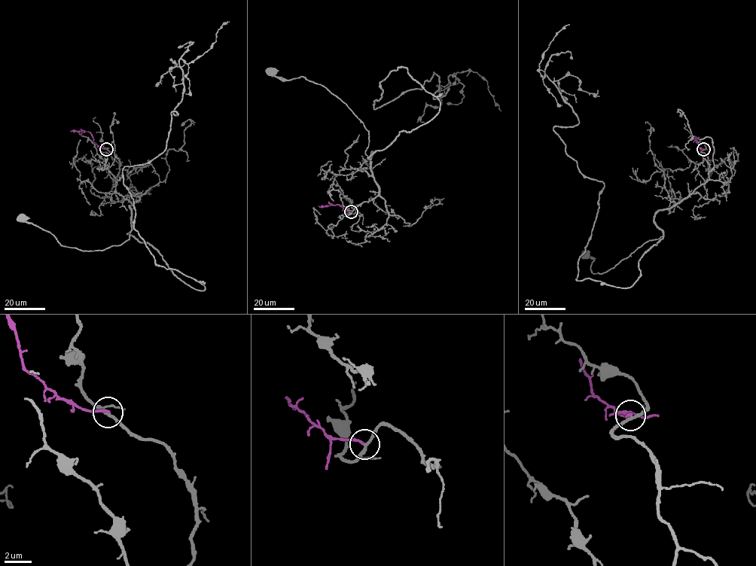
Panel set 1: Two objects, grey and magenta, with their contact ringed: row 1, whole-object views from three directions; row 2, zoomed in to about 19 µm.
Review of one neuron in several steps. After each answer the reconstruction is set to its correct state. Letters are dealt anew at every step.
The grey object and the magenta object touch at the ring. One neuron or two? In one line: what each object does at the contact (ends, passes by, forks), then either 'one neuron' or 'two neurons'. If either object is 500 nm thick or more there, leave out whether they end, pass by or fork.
grey passes by; magenta ends there; one neuron

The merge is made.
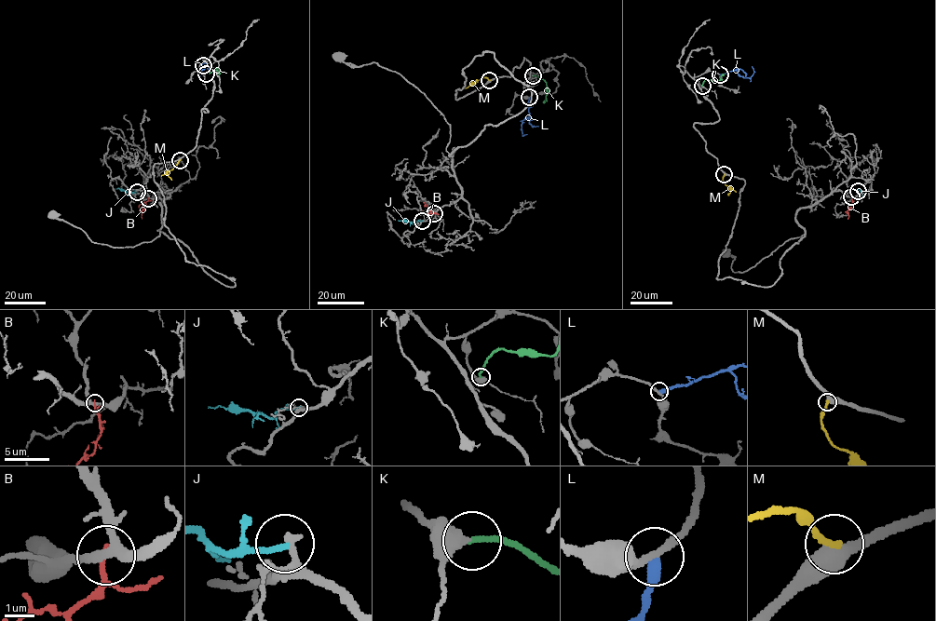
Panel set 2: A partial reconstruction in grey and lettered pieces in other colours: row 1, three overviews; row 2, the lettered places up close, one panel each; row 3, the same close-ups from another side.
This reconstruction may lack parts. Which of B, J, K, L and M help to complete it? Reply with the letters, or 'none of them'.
K

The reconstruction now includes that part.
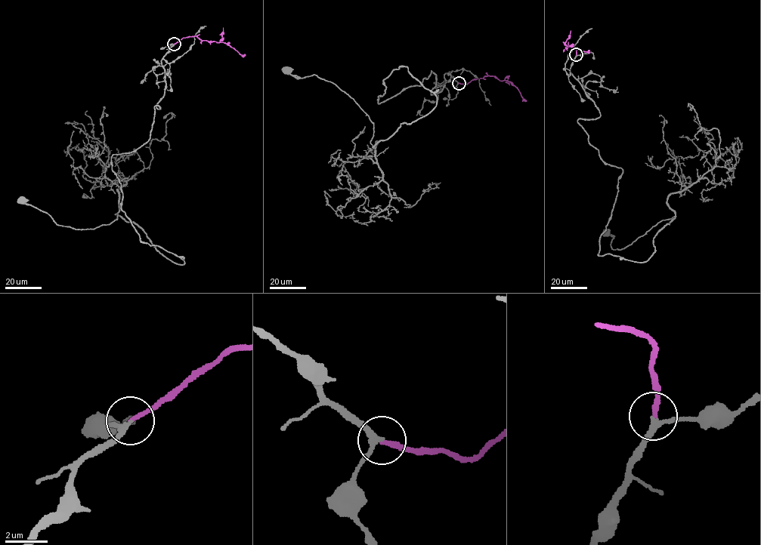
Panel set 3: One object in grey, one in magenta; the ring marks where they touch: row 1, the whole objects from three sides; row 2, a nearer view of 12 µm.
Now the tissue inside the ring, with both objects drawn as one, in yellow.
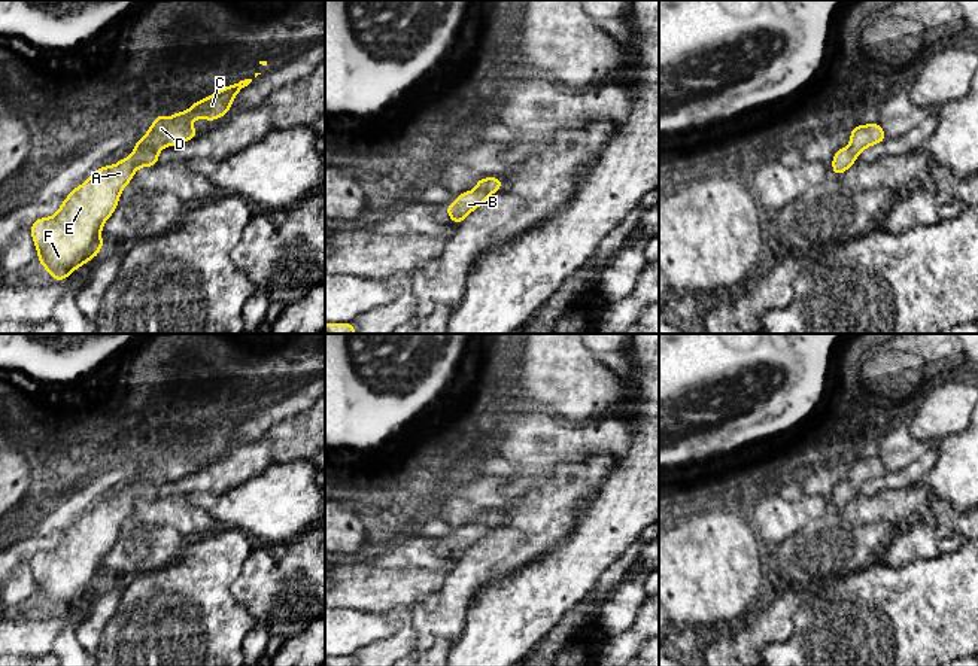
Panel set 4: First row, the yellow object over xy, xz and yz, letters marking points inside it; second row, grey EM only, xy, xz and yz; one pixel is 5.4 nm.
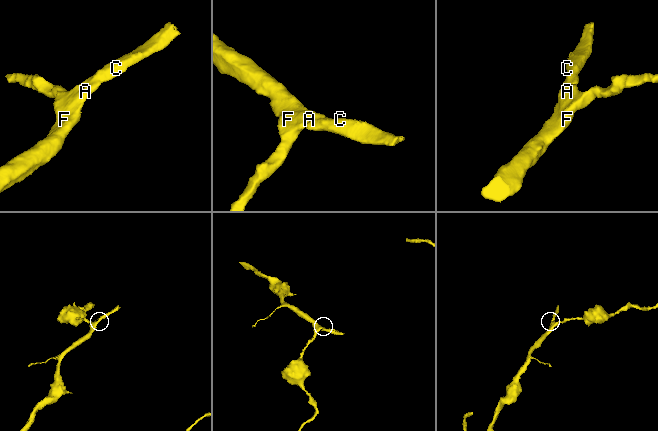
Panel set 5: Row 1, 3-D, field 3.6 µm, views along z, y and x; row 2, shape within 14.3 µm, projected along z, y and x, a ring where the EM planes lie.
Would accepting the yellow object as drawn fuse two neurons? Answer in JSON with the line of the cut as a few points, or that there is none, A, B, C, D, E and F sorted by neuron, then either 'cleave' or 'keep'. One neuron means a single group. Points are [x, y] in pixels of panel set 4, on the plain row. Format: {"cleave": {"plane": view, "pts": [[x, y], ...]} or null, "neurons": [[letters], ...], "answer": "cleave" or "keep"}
{"cleave": null, "neurons": [["A", "B", "C", "D", "E", "F"]], "answer": "keep"}

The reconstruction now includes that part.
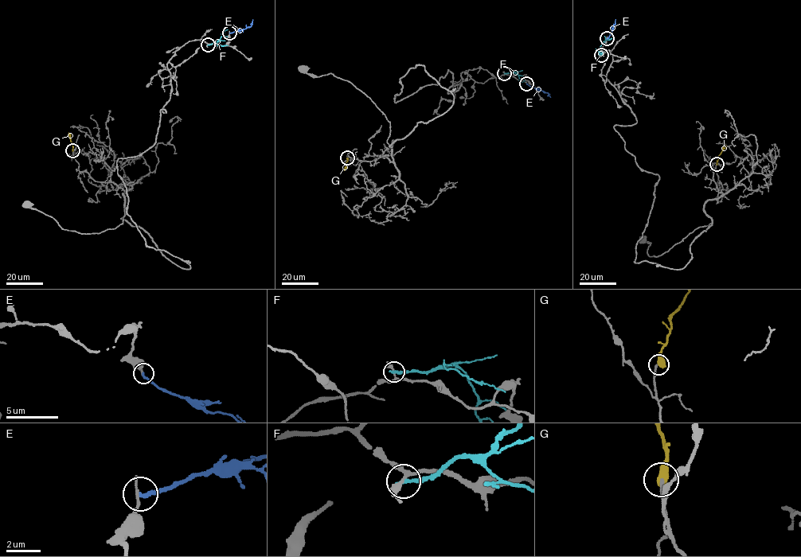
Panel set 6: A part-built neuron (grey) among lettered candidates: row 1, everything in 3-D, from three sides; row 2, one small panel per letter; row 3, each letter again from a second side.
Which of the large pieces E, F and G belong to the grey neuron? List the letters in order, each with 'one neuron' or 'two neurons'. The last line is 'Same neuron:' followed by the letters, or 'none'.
E: two neurons
F: two neurons
G: one neuron
Same neuron: G

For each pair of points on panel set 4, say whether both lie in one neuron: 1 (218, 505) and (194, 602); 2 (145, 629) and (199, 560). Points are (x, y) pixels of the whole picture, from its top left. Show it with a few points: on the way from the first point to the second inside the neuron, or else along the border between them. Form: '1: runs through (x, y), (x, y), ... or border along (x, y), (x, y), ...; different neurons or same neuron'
1: border along (228, 528), (236, 528), (252, 540); different neurons
2: runs through (161, 613), (197, 577); same neuron

